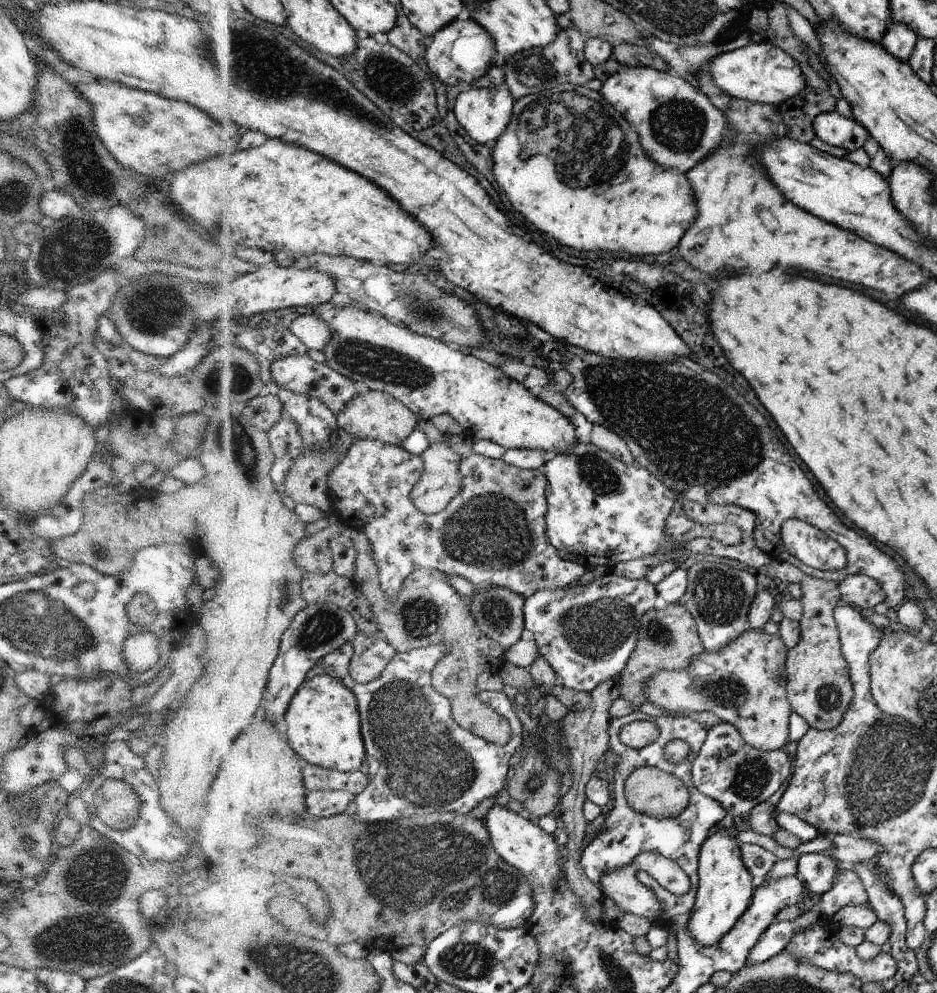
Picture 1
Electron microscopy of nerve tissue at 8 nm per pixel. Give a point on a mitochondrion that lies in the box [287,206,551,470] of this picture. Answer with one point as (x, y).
(369, 361)

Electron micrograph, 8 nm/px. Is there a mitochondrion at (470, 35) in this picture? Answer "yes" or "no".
no

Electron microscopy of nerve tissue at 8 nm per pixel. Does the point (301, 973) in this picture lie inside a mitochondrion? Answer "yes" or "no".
yes

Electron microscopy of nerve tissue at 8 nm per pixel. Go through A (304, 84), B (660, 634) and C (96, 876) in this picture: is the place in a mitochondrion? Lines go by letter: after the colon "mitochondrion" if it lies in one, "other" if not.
A: mitochondrion
B: mitochondrion
C: mitochondrion

